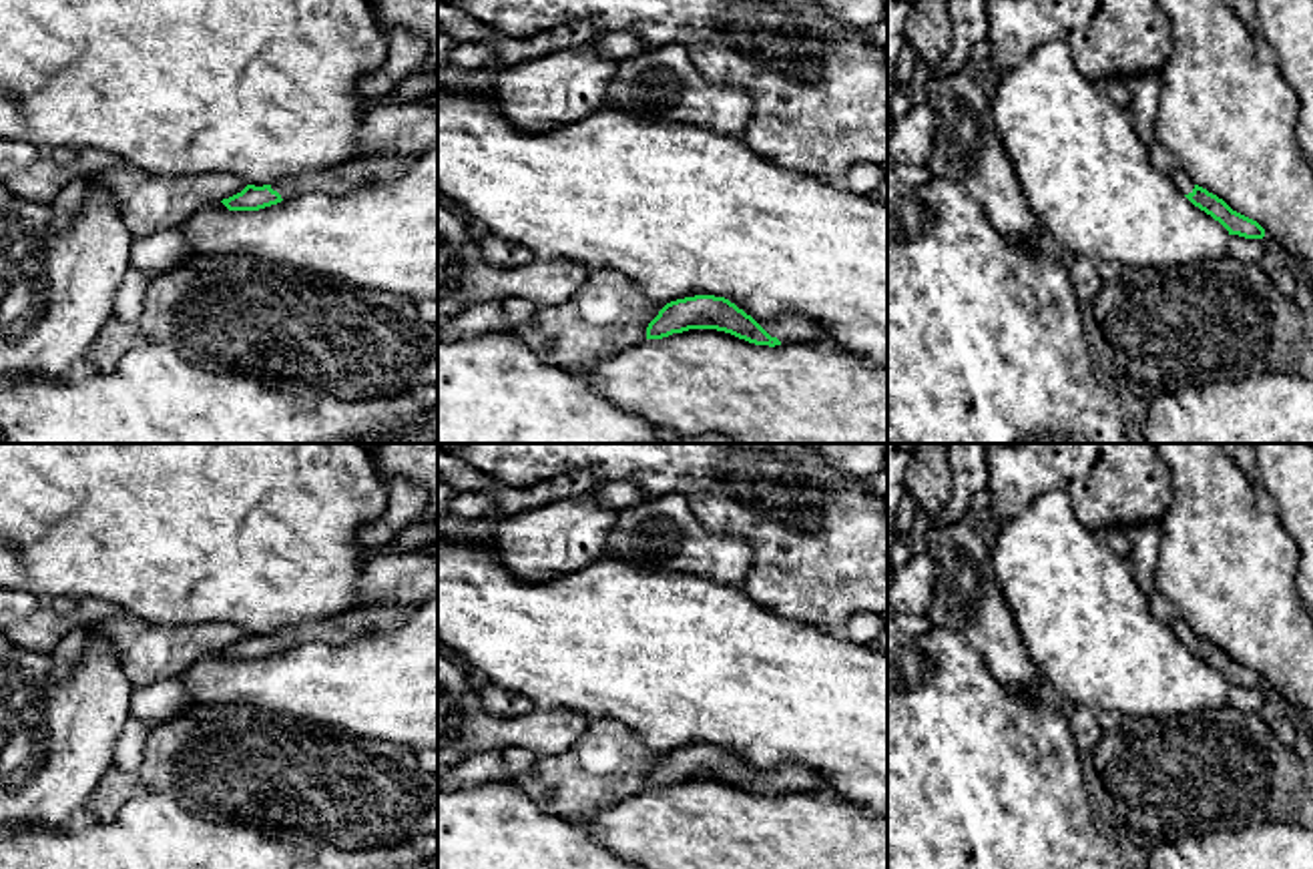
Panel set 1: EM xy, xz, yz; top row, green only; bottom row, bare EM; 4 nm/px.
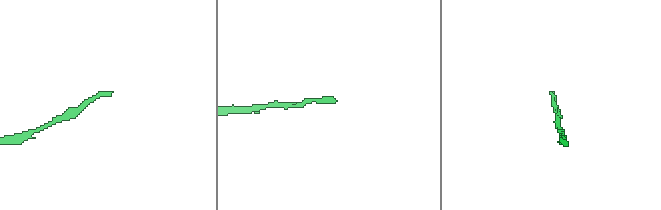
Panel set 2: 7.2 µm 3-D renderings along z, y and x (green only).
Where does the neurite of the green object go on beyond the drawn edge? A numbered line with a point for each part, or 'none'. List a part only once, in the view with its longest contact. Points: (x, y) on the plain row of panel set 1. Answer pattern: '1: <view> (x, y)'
1: xz (788, 777)

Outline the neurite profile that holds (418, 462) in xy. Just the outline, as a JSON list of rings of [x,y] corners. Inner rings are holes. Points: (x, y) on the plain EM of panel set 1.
[[[375,444],[369,458],[385,492],[398,476],[428,490],[428,508],[418,526],[438,522],[438,444]]]

